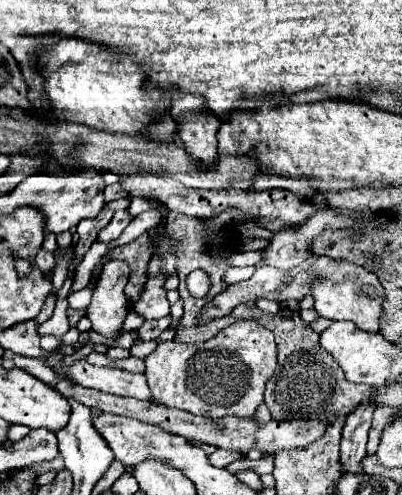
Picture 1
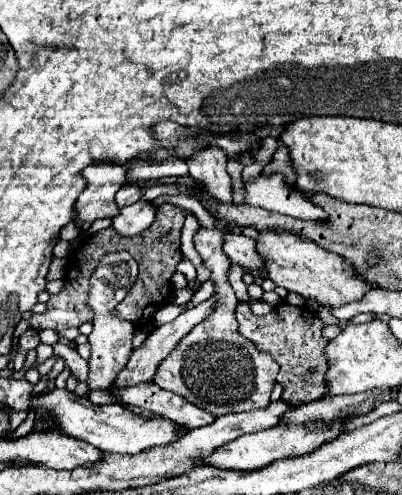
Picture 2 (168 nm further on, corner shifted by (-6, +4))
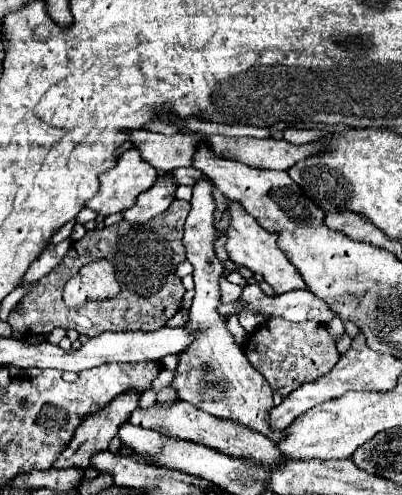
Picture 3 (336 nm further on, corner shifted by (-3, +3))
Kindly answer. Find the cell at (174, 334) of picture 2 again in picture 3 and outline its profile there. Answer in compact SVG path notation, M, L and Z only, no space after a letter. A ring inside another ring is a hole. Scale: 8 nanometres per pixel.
M125 391L121 395L117 395L111 403L107 403L103 409L99 409L97 413L93 415L87 415L81 425L75 429L75 435L71 439L71 443L67 445L67 449L63 449L63 453L59 455L59 459L55 461L55 469L65 469L65 467L81 467L81 469L87 469L89 467L89 455L93 455L93 451L99 451L99 449L107 449L109 441L117 435L117 427L129 419L131 411L137 409L139 405L139 399L141 399L141 393L139 391Z

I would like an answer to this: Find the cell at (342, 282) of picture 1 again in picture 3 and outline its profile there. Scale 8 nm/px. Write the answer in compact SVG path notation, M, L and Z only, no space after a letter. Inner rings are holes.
M231 203L229 211L231 211L231 225L227 229L227 237L229 237L227 239L227 253L229 253L229 257L237 265L251 269L255 275L261 275L265 279L265 283L269 283L269 287L273 289L275 295L287 293L291 289L305 289L307 283L303 281L301 273L297 271L297 267L287 259L287 255L279 247L279 235L261 227L257 223L257 219L251 217L239 203Z

